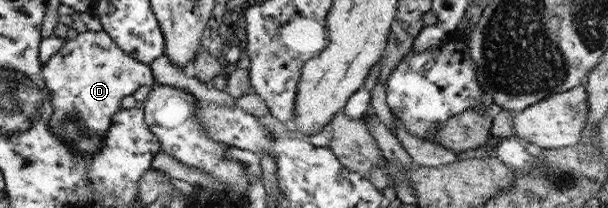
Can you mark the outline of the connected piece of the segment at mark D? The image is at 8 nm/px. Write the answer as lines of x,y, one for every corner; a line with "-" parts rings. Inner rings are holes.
87,30
85,33
78,33
75,39
68,39
65,45
45,63
44,81
49,91
52,91
53,114
49,117
48,123
52,126
53,133
65,145
73,145
73,151
85,157
85,161
89,157
96,156
104,148
105,137
108,136
116,114
120,112
124,98
133,96
140,87
151,87
152,90
158,87
150,65
136,61
131,55
125,54
103,30
99,32

